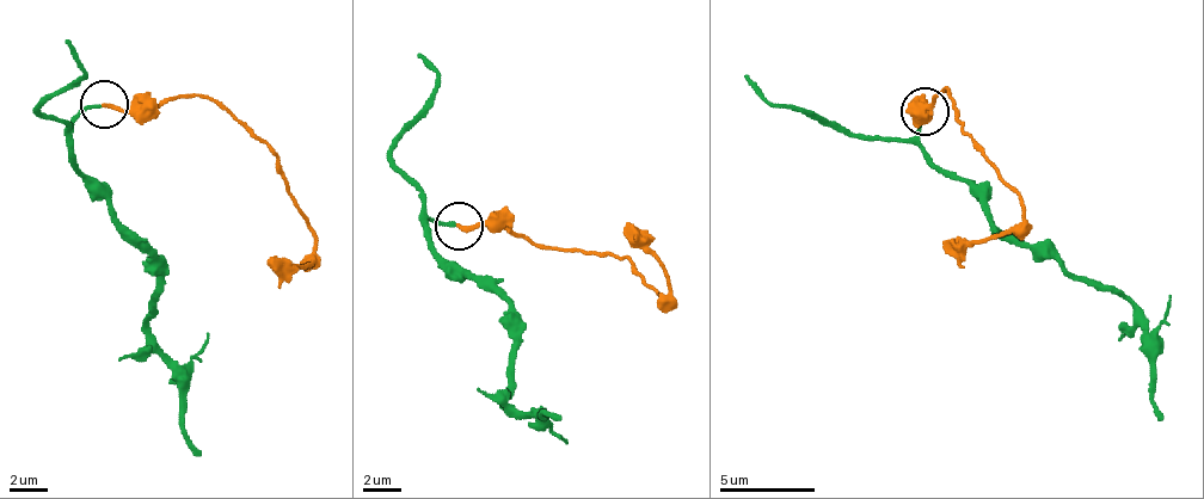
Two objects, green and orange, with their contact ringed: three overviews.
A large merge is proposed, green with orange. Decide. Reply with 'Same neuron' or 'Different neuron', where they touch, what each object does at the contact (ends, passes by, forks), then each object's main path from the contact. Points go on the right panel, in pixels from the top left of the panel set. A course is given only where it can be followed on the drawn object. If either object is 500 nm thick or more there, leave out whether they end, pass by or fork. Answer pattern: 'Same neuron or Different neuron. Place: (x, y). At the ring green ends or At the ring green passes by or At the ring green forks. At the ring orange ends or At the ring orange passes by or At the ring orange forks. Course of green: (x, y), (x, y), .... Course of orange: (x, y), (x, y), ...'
Same neuron. Place: (925, 111). At the ring green ends. At the ring orange ends. Course of green: (926, 112), (920, 135), (934, 164), (974, 190), (983, 215), (1021, 248), (1045, 248), (1128, 302), (1161, 418). Course of orange: (926, 112), (945, 87), (951, 92), (960, 129), (1024, 209), (1019, 223), (986, 238), (941, 248)

